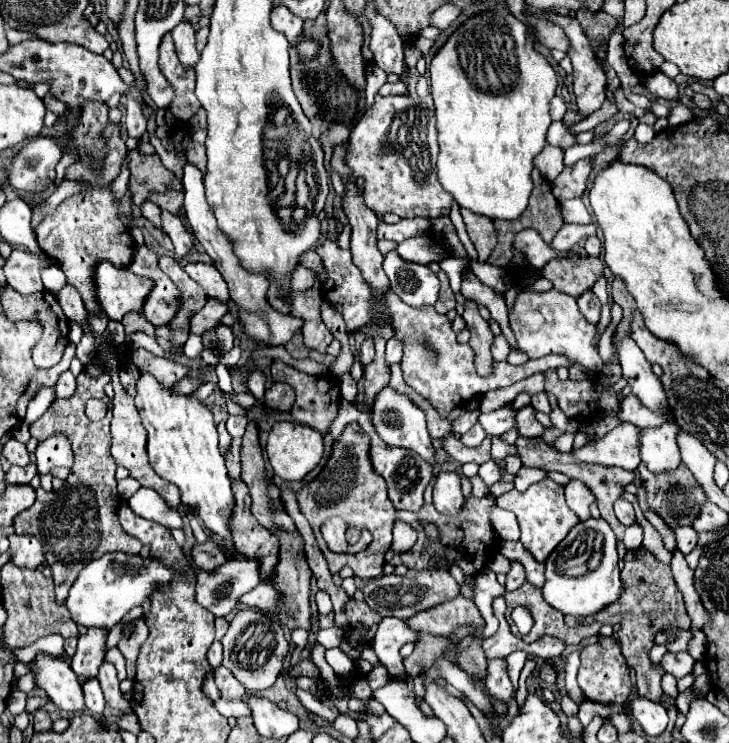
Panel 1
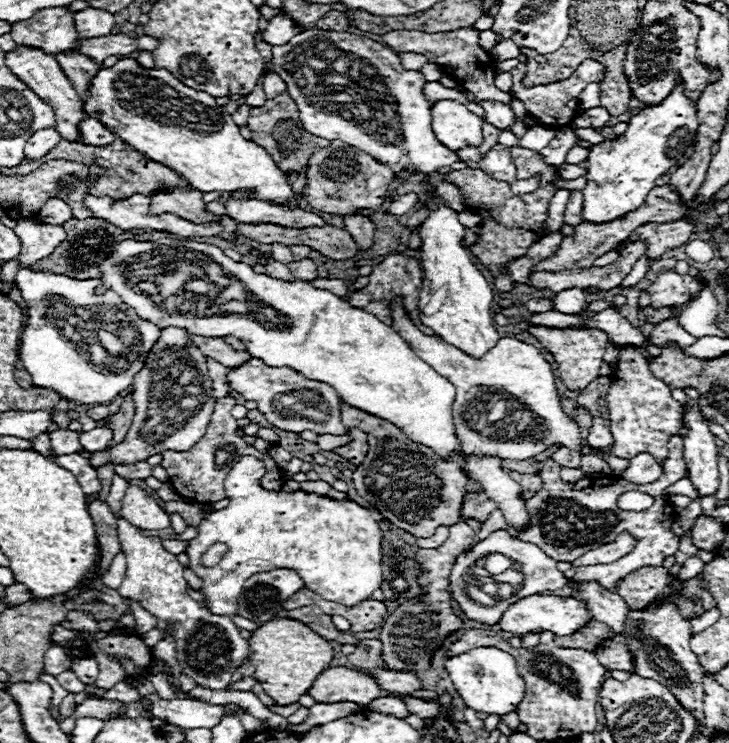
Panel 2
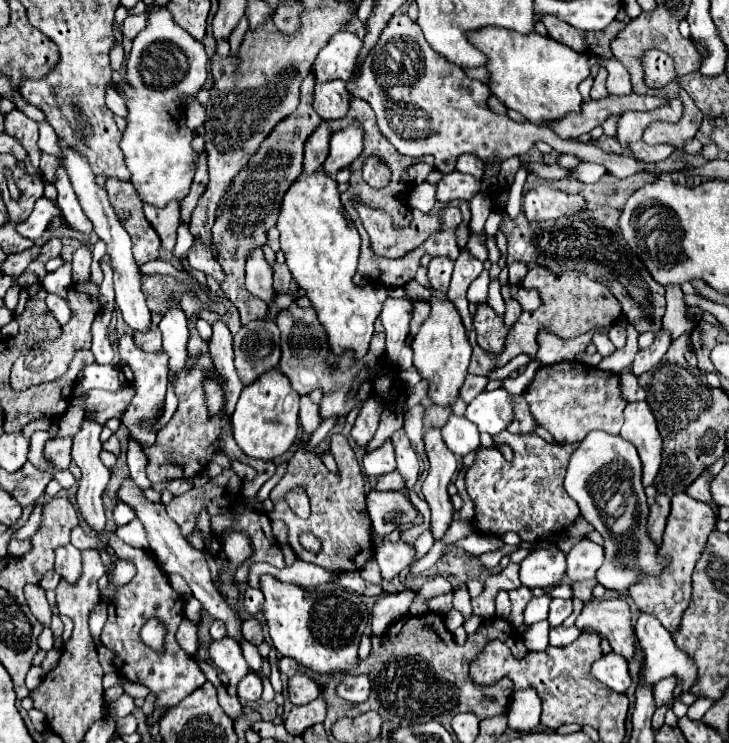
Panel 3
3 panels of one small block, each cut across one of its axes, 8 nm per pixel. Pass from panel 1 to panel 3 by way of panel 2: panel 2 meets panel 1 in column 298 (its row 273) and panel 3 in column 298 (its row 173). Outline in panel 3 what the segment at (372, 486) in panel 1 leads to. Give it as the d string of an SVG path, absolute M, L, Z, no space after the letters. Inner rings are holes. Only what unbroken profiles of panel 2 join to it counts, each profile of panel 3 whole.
M342 434L332 436L332 456L338 464L340 476L334 476L314 452L304 452L304 446L300 446L300 450L290 458L288 472L270 492L270 500L274 502L274 510L270 512L270 518L276 518L276 520L282 520L288 524L288 528L290 528L288 542L300 560L312 562L330 572L360 570L364 566L364 562L374 554L372 542L370 542L370 518L360 514L360 510L366 508L364 476L354 458L354 450L350 448L348 440ZM294 486L304 486L310 496L312 512L310 512L308 520L298 518L290 510L290 506L284 502L284 494ZM304 532L314 534L322 542L322 548L318 552L310 552L300 544L300 534L304 534Z

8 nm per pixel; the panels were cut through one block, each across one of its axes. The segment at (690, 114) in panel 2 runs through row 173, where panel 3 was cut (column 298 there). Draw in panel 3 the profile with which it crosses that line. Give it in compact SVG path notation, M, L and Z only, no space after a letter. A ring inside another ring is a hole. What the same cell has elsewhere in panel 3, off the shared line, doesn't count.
M262 576L262 592L266 596L264 616L268 624L270 638L282 656L296 660L300 666L310 668L316 674L340 674L336 692L352 704L360 704L368 698L372 683L366 674L352 676L350 672L358 664L360 638L368 628L370 614L362 598L348 588L300 588L294 584L282 584L272 576Z

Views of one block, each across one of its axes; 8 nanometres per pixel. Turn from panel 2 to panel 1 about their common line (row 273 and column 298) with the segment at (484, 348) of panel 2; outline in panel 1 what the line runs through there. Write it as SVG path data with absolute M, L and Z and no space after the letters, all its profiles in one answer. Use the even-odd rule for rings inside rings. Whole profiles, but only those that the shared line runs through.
M296 422L274 424L266 442L274 472L288 482L302 480L320 462L322 452L322 434Z

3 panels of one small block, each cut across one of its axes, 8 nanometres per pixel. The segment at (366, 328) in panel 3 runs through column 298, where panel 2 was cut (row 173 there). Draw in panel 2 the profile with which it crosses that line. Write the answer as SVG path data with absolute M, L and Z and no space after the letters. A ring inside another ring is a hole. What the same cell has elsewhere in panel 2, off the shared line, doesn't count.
M132 58L118 60L118 64L112 68L102 68L92 80L90 96L84 102L84 110L88 114L96 112L100 122L108 126L116 136L120 136L122 142L142 152L148 160L154 160L172 168L174 172L184 176L192 188L200 192L224 194L224 192L236 192L236 190L252 190L254 192L252 198L256 200L266 200L280 206L296 208L296 204L288 204L288 200L300 198L300 194L292 190L288 174L278 168L278 164L270 158L270 154L256 142L242 138L232 116L228 112L222 112L224 106L218 106L214 96L208 96L206 92L184 86L164 68L146 70Z

